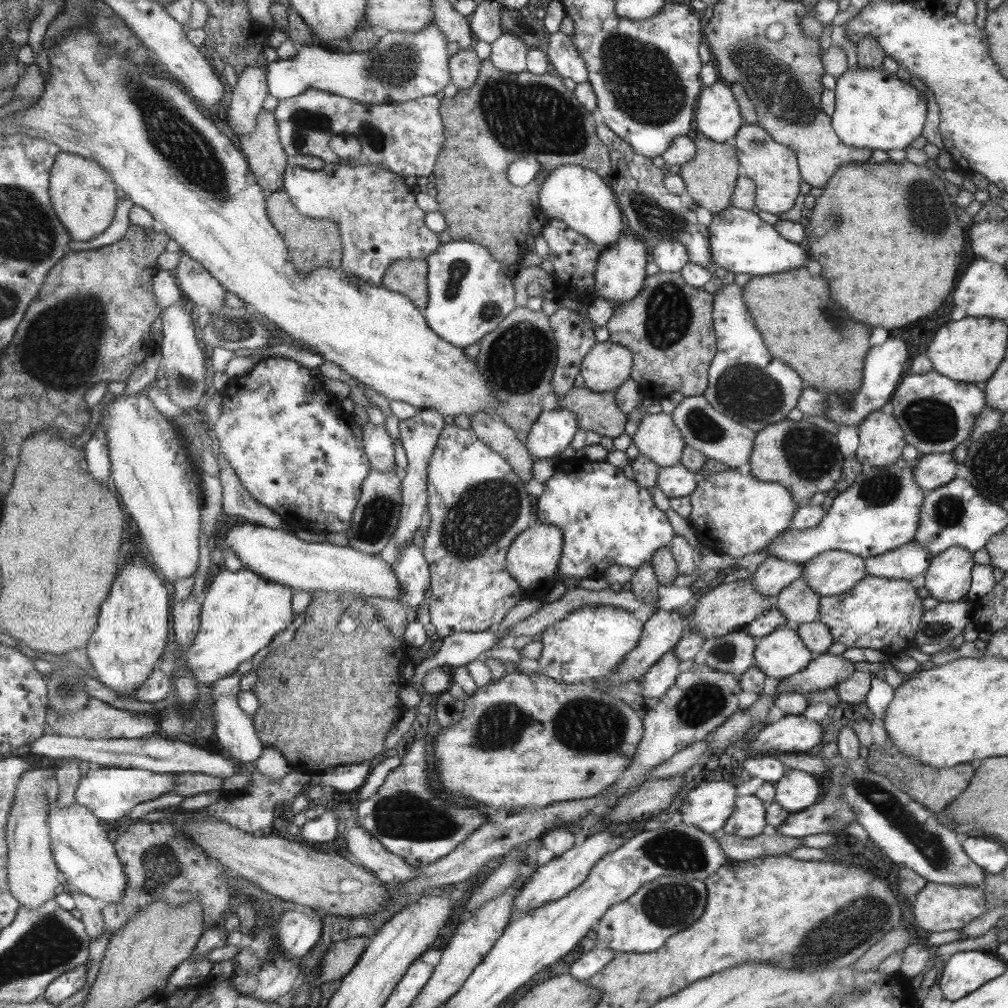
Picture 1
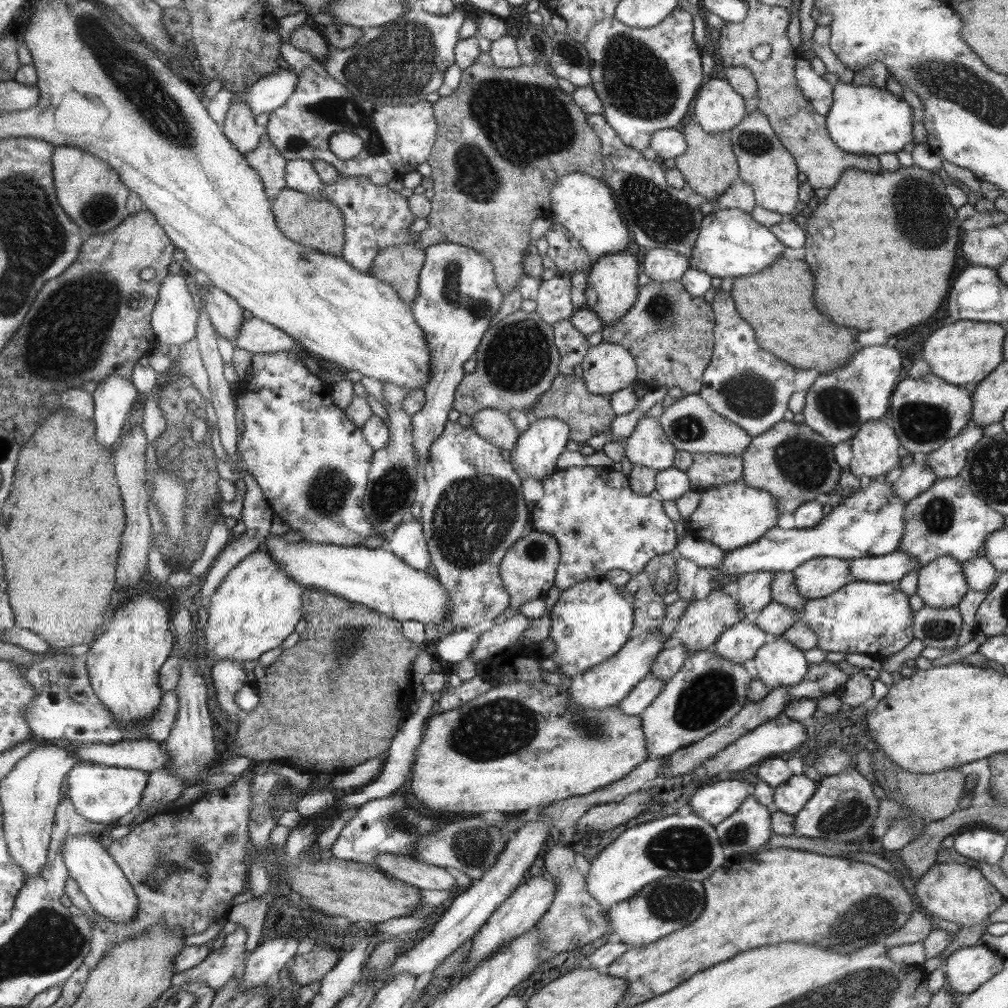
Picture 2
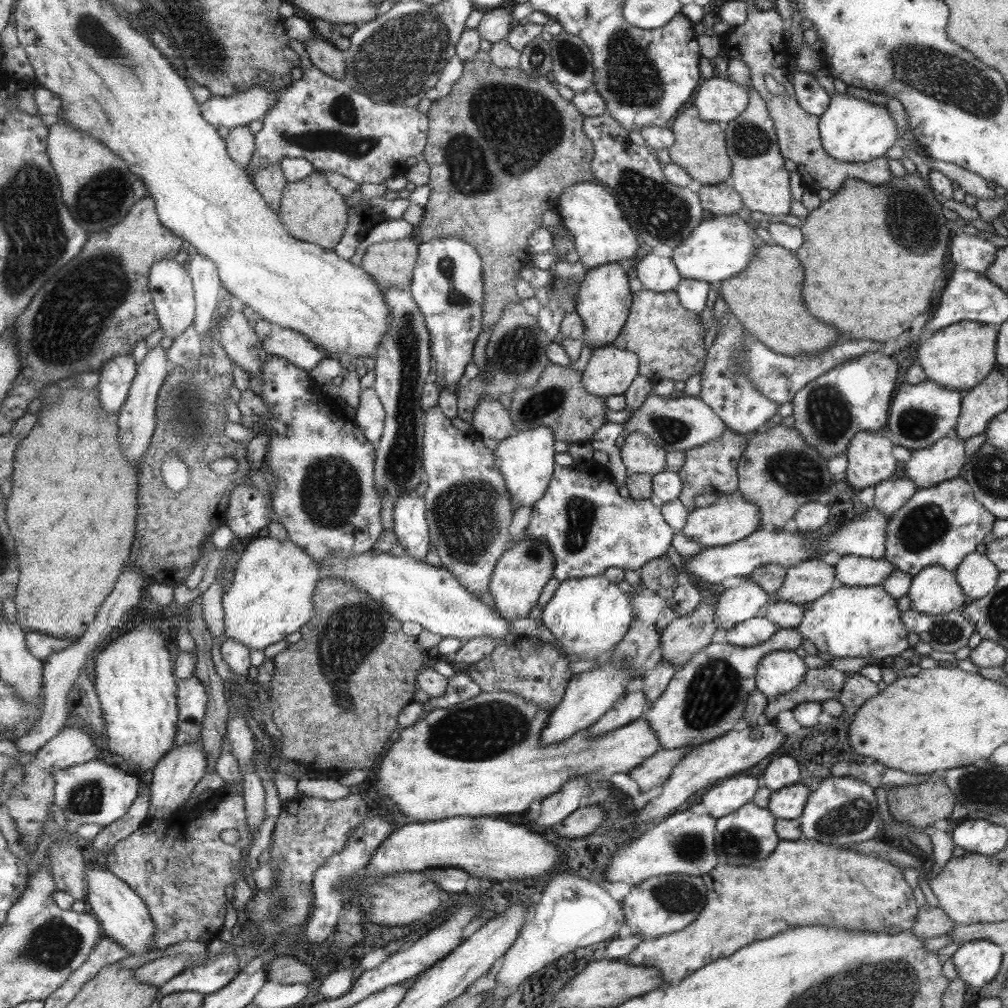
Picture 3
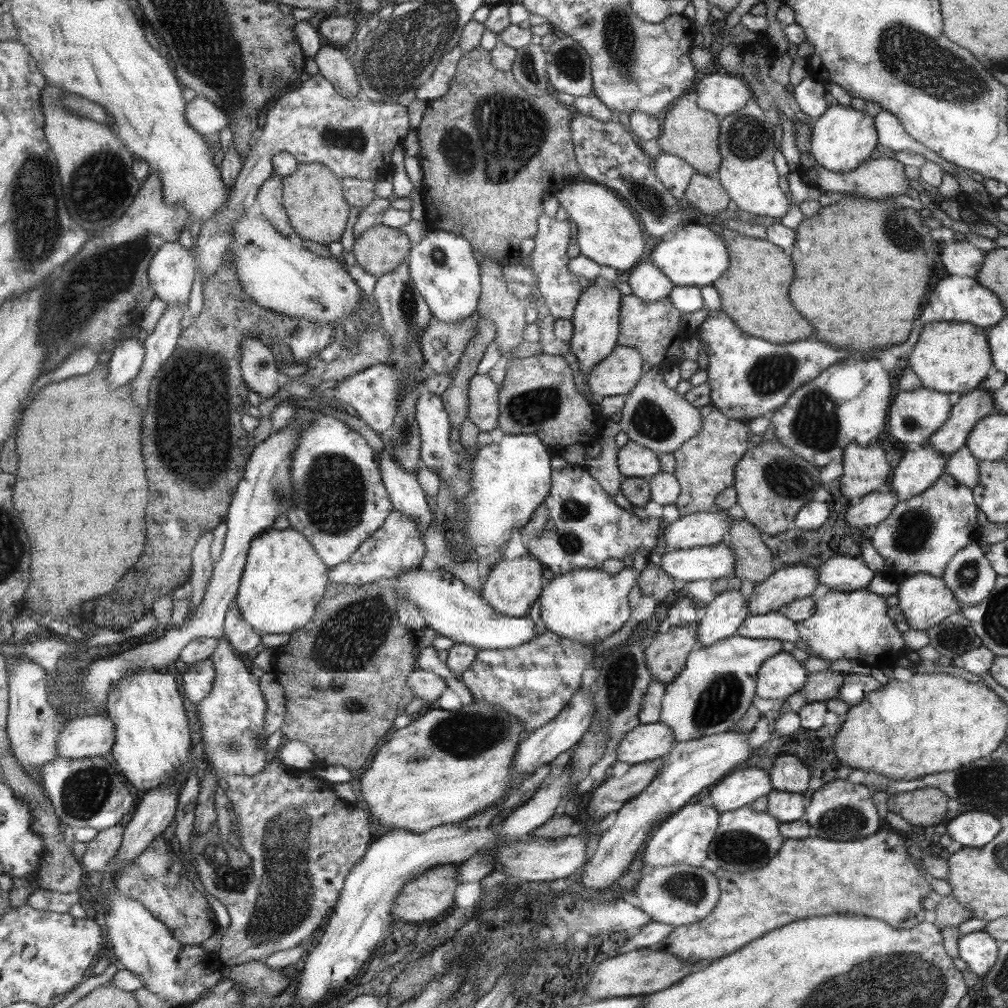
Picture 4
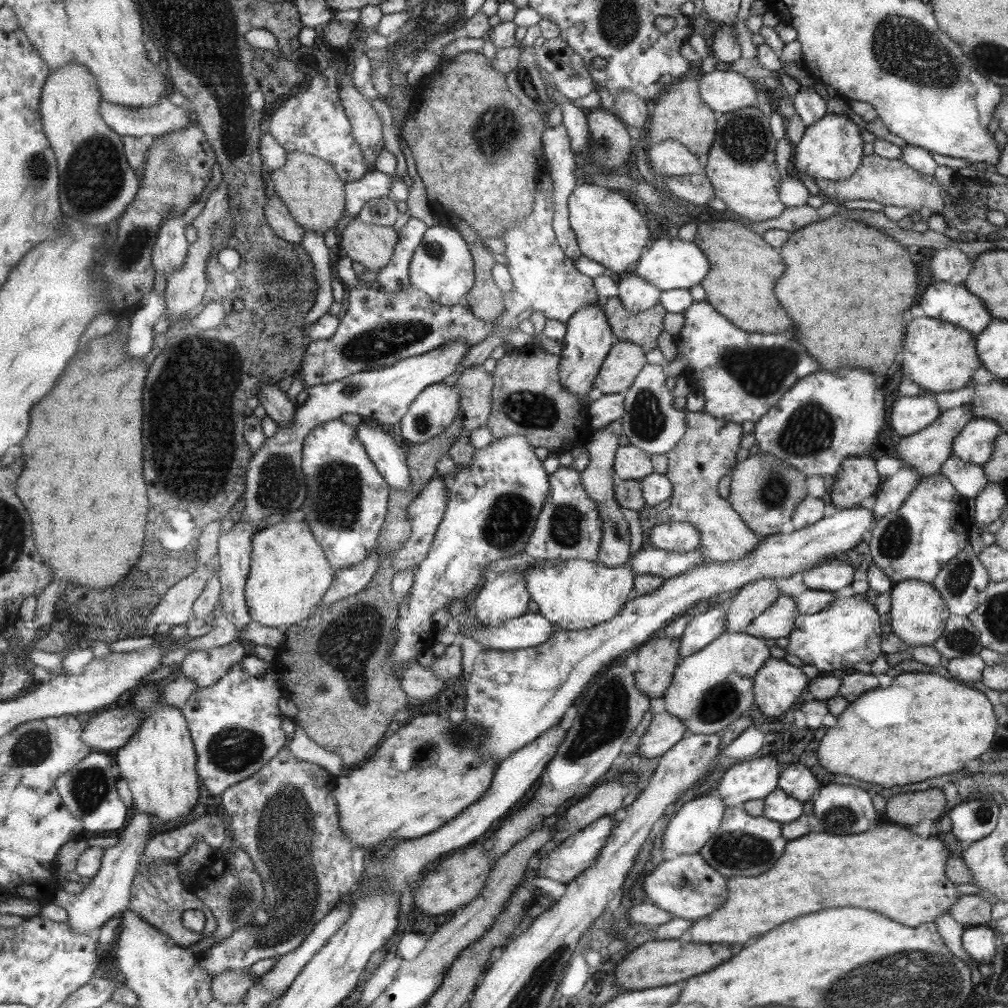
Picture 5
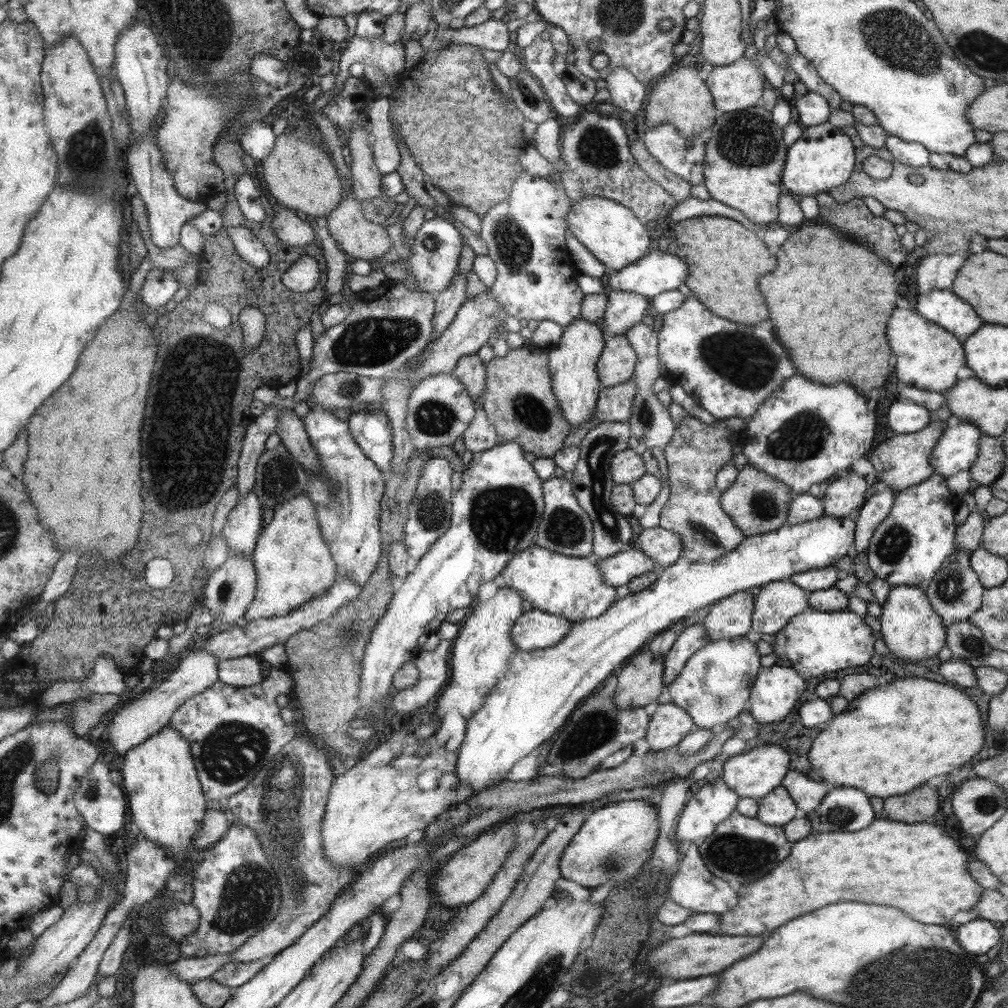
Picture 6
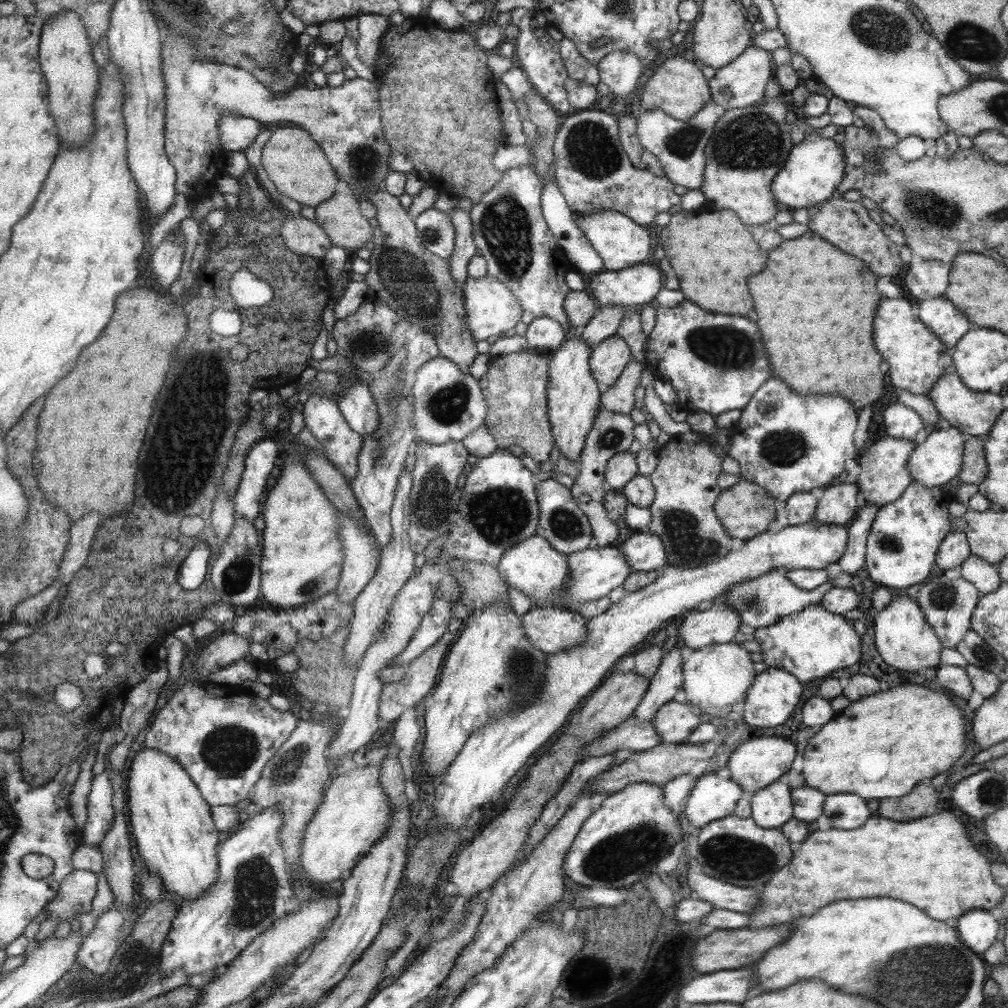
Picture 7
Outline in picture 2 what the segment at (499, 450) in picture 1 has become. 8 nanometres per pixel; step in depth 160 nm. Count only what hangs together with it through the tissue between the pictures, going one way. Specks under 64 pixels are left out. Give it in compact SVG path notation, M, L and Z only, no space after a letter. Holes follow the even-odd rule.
M480 409L471 417L471 428L493 446L512 450L517 442L517 430L511 420L495 409Z

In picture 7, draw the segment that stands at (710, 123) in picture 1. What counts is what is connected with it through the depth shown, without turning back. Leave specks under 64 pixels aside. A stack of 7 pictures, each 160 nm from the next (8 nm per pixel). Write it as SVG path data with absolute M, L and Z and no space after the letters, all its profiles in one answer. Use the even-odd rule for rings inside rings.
M749 46L749 49L728 65L716 69L713 77L709 79L709 88L712 90L712 100L721 106L723 111L729 109L742 109L763 96L765 84L771 78L771 54L759 48Z

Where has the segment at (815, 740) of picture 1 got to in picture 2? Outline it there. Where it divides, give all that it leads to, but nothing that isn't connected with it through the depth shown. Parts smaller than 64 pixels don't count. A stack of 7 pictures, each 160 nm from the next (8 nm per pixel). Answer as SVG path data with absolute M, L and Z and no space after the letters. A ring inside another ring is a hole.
M783 713L775 718L761 723L753 728L753 730L745 731L745 734L738 736L734 741L731 741L727 746L719 749L715 754L712 754L701 766L704 770L704 776L711 778L719 772L737 772L737 770L745 770L747 766L759 763L763 758L773 758L775 754L781 752L789 752L795 746L800 745L806 739L804 727L799 721L789 718Z

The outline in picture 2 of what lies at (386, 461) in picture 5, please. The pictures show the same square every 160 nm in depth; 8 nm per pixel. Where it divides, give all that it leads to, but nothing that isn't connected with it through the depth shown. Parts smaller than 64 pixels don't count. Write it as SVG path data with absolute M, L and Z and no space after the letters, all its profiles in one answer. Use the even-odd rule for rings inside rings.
M414 517L407 522L401 522L396 529L393 529L384 547L414 569L425 571L430 563L425 538L422 534L422 524Z

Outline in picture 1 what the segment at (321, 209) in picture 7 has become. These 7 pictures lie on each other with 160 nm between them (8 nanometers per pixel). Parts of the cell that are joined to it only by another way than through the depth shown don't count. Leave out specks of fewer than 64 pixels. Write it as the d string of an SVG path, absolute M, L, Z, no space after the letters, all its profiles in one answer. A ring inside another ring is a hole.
M402 258L392 262L381 277L381 287L397 291L423 310L428 302L428 265L425 259Z

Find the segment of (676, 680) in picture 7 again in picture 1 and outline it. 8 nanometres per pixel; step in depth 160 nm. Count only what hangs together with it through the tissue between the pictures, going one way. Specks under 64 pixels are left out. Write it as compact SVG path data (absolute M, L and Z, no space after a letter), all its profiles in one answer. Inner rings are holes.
M774 556L767 557L749 577L756 593L774 599L784 586L800 576L801 564L787 562Z

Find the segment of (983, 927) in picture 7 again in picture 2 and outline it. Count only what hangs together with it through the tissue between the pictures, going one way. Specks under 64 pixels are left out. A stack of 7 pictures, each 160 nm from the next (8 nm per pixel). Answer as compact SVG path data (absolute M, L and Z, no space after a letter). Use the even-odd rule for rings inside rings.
M978 943L955 950L943 962L944 986L955 996L977 990L1006 965L995 952Z

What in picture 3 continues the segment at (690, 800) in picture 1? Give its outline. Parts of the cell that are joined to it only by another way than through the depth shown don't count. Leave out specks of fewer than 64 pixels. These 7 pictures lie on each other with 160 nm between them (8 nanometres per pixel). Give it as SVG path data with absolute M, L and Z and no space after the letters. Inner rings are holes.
M734 775L717 783L701 797L701 804L707 814L714 819L735 812L741 806L748 804L757 792L757 780L751 776Z

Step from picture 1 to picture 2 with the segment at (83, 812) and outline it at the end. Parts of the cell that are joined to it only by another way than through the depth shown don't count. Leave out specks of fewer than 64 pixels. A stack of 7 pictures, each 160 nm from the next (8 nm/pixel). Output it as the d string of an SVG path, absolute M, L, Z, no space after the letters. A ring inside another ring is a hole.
M90 832L74 836L64 844L64 859L70 876L79 884L99 917L109 919L115 924L131 924L133 917L137 915L137 898L132 883L108 849L101 846L99 838L100 835Z

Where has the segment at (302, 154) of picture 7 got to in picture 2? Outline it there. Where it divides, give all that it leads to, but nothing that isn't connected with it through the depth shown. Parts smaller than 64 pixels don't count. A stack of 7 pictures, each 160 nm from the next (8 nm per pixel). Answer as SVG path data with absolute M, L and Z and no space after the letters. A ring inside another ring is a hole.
M286 186L273 200L272 207L276 225L293 242L301 243L303 246L325 254L340 256L343 252L344 215L335 204L327 202L327 200L313 200Z

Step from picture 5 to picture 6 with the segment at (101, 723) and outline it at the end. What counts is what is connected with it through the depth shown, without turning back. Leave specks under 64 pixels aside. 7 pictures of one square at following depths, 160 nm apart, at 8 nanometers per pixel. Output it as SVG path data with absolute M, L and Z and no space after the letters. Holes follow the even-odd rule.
M193 650L185 658L173 664L165 681L139 694L135 699L130 700L127 707L117 711L106 728L107 735L117 752L124 756L129 750L148 740L152 734L160 732L168 724L169 717L176 708L179 708L189 697L209 688L218 678L217 661L219 660L207 651Z

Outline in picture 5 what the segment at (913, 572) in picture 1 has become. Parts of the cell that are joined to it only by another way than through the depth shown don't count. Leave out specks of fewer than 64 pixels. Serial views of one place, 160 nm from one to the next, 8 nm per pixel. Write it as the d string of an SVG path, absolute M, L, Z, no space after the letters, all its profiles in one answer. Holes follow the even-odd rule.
M835 559L826 561L823 565L802 572L803 586L809 590L835 592L850 586L853 567L847 562Z

